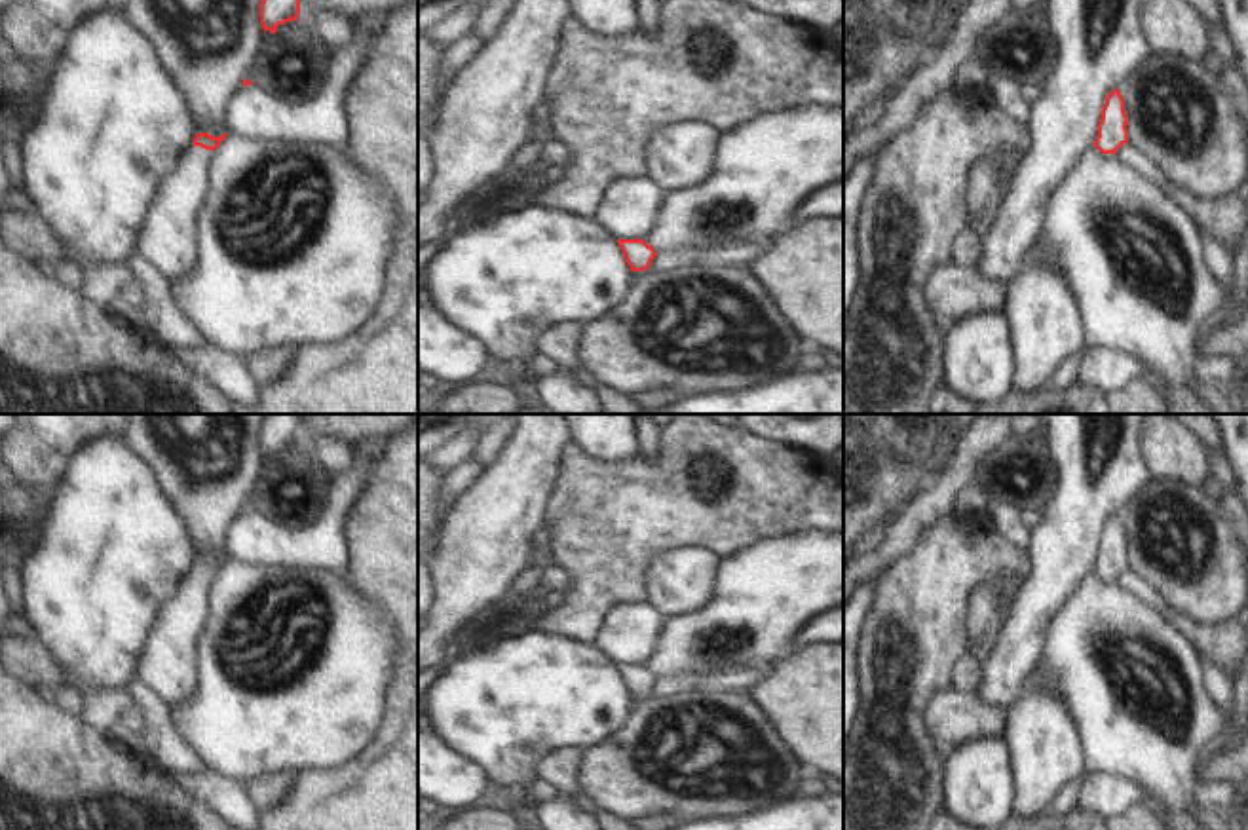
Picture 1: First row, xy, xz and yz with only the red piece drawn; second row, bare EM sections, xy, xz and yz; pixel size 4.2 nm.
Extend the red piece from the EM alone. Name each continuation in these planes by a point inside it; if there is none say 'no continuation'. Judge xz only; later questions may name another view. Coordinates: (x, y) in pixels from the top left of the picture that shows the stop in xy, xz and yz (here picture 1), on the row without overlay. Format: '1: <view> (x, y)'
no continuation

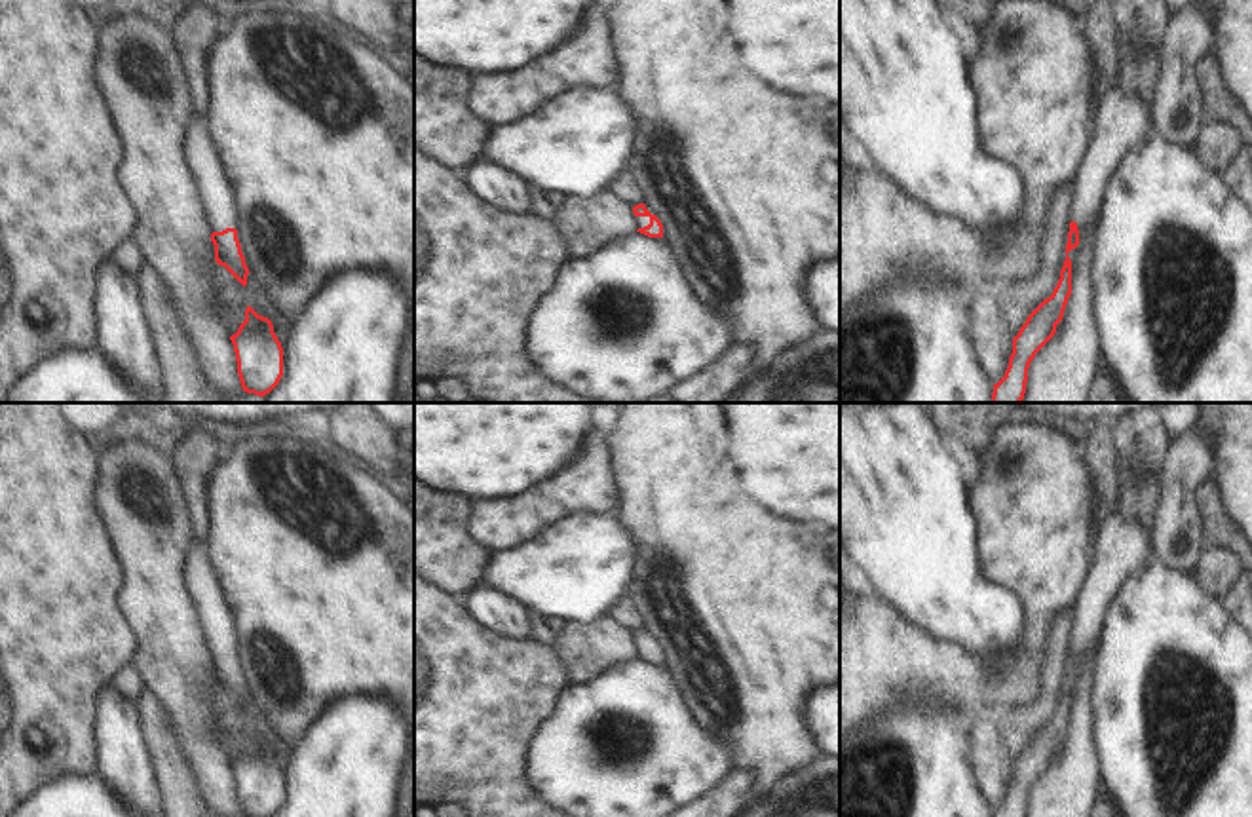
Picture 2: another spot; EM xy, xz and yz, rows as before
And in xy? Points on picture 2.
1: xy (200, 580)

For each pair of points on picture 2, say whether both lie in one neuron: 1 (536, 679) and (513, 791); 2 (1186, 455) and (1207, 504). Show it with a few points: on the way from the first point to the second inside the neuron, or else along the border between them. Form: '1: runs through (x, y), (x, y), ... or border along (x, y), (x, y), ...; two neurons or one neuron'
1: runs through (510, 707), (510, 762); one neuron
2: border along (1213, 477), (1197, 493), (1201, 532); two neurons

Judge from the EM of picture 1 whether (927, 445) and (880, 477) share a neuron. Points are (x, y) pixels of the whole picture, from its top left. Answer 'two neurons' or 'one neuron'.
one neuron

